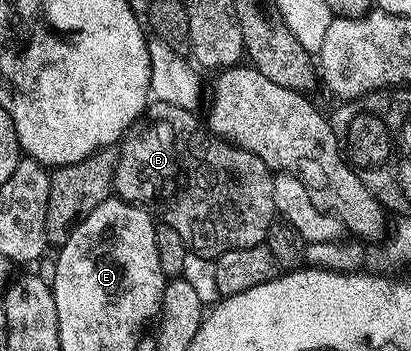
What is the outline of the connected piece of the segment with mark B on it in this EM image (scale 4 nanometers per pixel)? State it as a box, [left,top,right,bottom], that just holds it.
[112,101,277,261]

